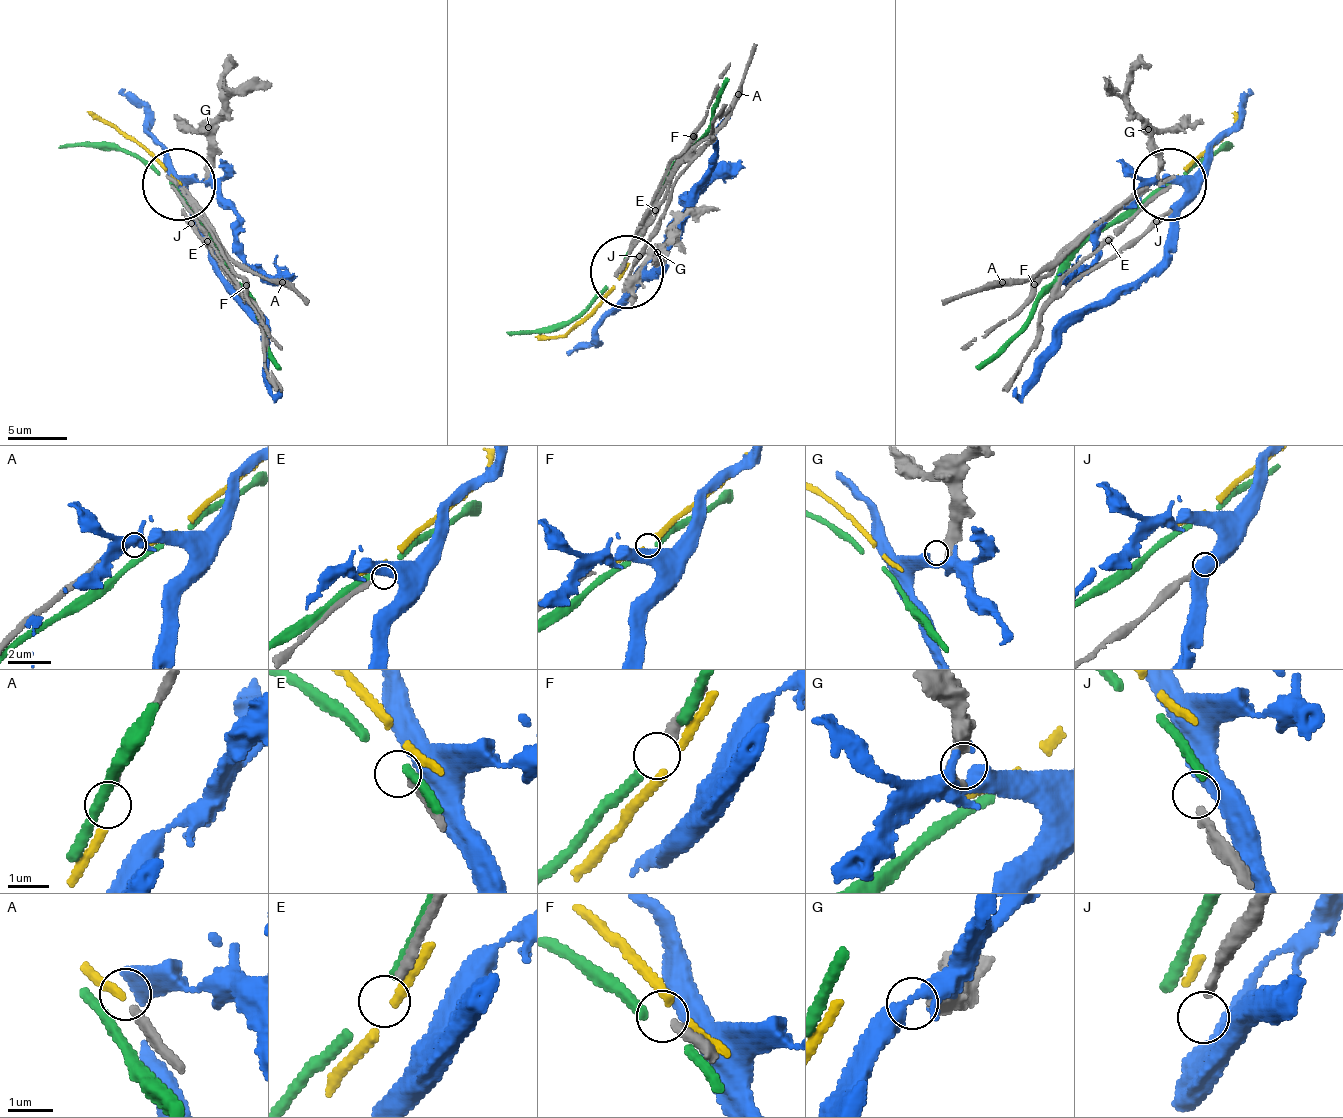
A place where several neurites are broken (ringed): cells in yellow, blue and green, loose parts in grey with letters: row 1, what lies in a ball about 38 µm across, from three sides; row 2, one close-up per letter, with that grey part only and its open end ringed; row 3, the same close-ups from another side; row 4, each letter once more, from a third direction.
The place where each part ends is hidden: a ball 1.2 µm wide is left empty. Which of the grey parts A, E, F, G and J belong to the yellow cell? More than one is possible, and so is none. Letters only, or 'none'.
A

